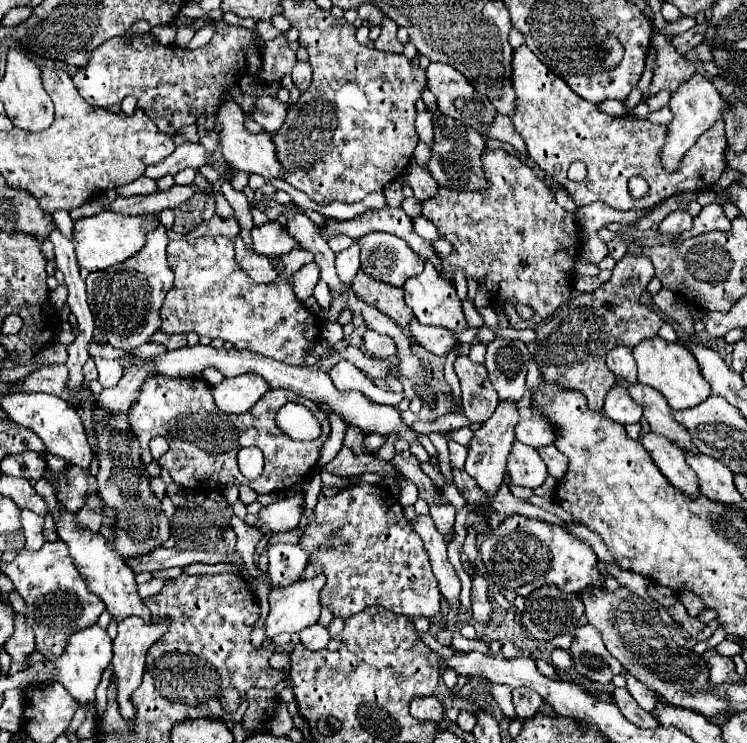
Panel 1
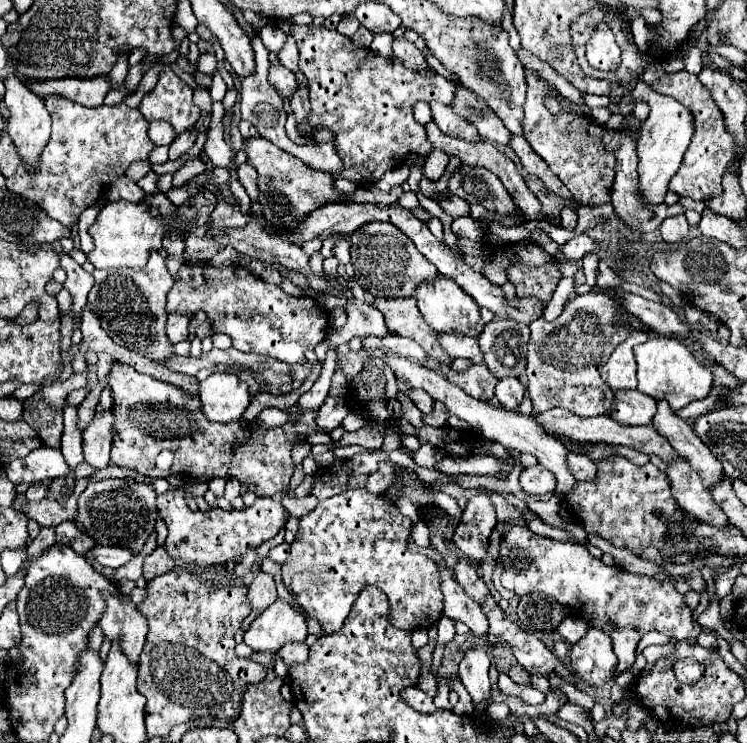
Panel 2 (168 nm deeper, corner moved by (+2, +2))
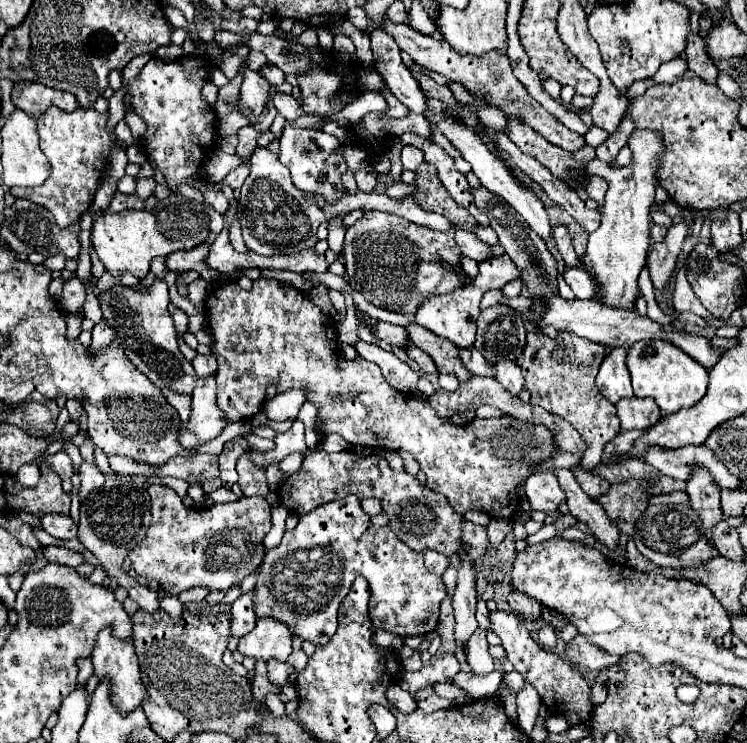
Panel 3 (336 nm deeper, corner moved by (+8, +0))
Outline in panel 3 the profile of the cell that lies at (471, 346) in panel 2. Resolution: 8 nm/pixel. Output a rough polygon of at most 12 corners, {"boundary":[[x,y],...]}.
{"boundary":[[476,347],[460,349],[460,359],[472,375],[494,377],[494,367]]}

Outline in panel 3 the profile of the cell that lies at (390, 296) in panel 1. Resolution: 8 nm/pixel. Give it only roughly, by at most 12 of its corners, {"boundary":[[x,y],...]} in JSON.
{"boundary":[[410,323],[408,339],[432,357],[438,373],[470,377],[456,345]]}

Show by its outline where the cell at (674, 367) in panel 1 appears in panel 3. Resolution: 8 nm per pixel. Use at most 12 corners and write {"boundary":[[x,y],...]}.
{"boundary":[[668,341],[630,347],[634,395],[696,405],[708,371]]}

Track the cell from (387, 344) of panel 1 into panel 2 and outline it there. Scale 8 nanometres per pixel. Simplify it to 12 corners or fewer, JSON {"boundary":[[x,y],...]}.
{"boundary":[[394,333],[382,339],[382,351],[416,361],[428,359],[426,351],[408,337]]}

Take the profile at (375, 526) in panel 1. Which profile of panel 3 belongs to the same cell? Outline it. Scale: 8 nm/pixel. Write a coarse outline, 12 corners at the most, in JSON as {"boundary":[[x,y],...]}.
{"boundary":[[354,495],[264,555],[256,615],[324,645],[358,575],[370,619],[436,629],[442,577]]}

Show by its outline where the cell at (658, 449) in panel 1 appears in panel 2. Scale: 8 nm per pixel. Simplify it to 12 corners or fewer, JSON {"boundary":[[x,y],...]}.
{"boundary":[[678,457],[668,465],[672,495],[712,527],[730,525],[696,471]]}

